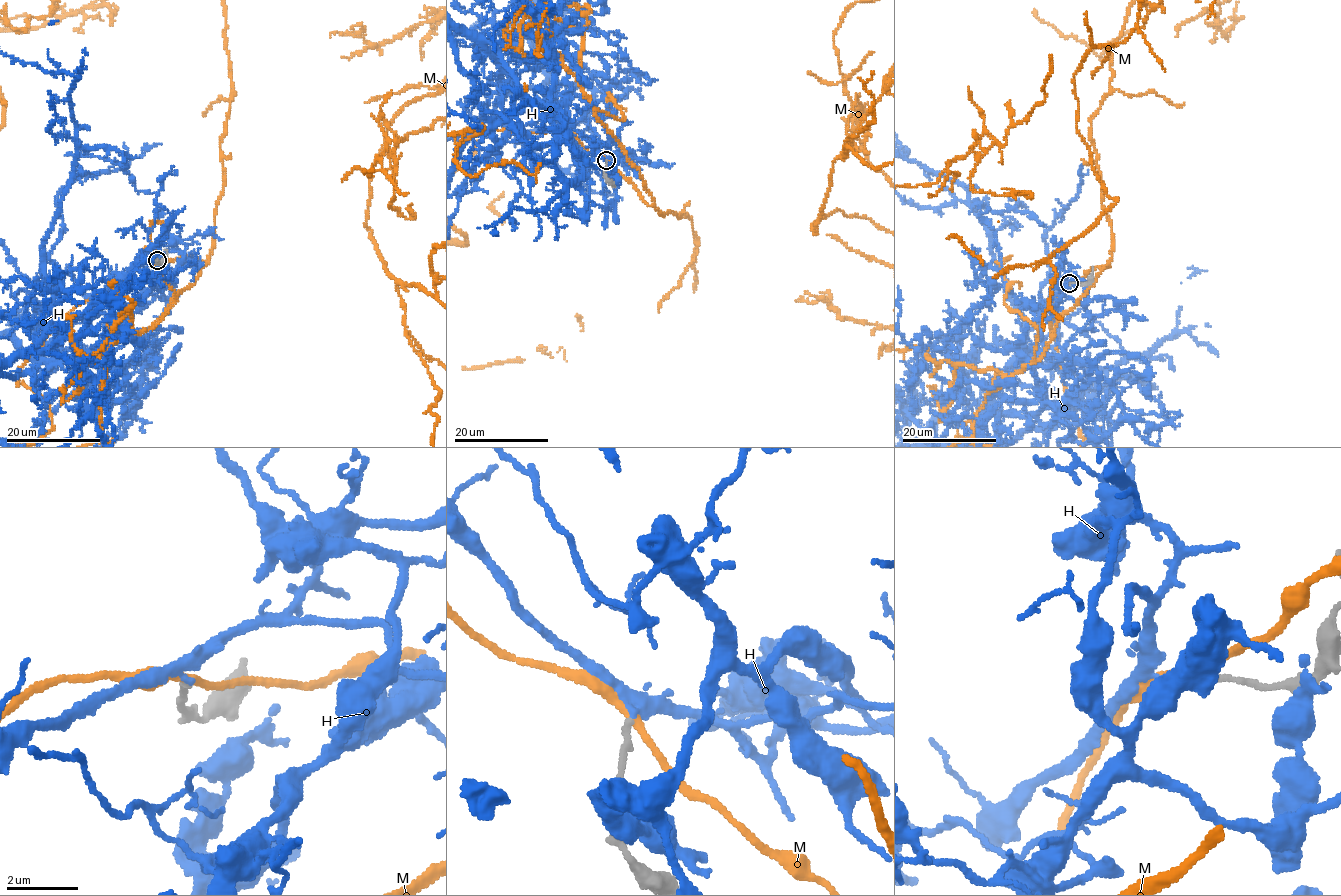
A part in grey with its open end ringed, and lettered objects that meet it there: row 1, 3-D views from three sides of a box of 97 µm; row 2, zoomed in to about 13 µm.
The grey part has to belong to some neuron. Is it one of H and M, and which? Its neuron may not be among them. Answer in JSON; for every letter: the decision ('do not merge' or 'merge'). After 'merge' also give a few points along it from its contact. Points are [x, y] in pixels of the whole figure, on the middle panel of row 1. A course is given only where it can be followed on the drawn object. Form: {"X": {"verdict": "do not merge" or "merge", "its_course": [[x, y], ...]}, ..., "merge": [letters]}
{"H": {"verdict": "merge"}, "M": {"verdict": "do not merge"}, "merge": ["H"]}

